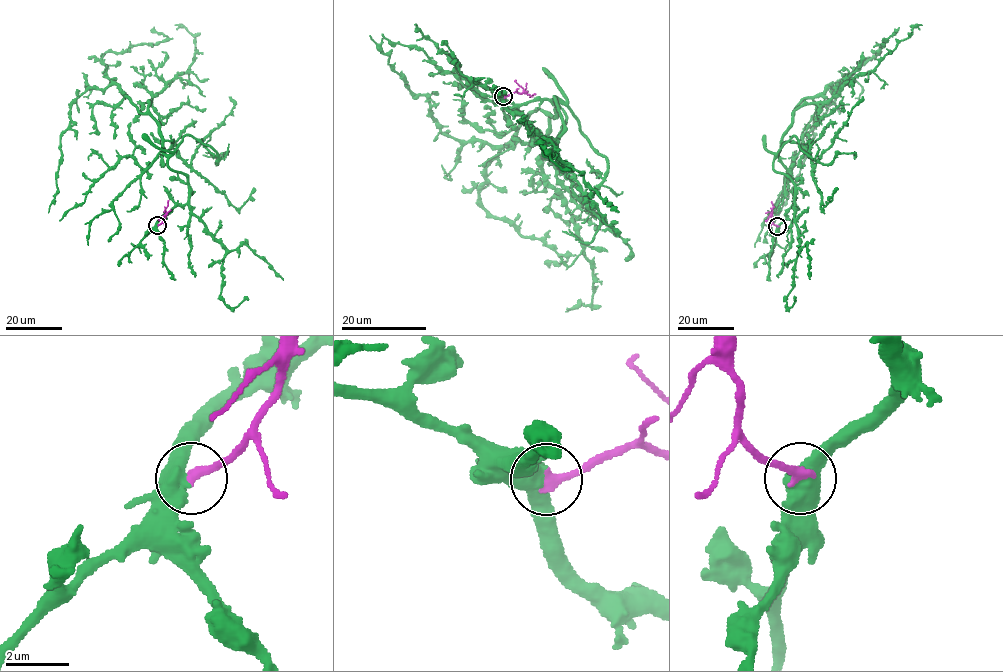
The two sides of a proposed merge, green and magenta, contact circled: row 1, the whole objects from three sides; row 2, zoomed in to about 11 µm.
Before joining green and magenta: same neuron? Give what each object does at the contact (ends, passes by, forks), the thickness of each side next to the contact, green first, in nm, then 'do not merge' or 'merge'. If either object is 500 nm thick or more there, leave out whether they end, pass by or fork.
600/320 nm | do not merge

